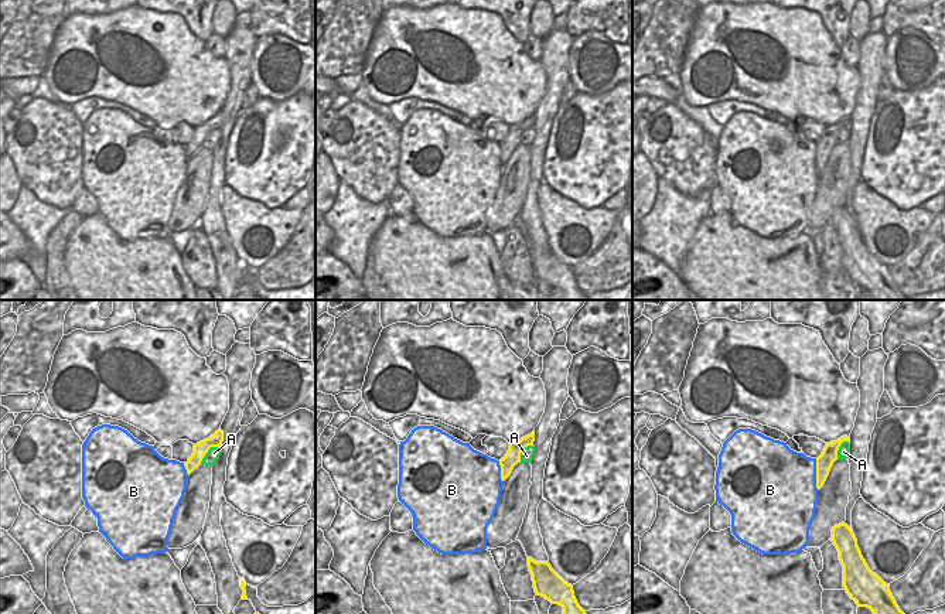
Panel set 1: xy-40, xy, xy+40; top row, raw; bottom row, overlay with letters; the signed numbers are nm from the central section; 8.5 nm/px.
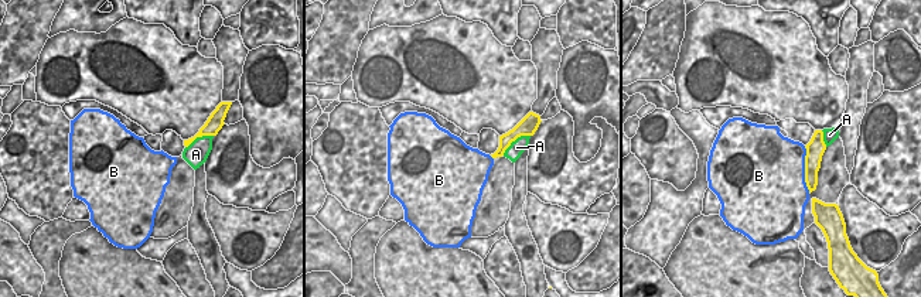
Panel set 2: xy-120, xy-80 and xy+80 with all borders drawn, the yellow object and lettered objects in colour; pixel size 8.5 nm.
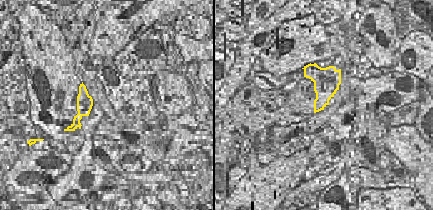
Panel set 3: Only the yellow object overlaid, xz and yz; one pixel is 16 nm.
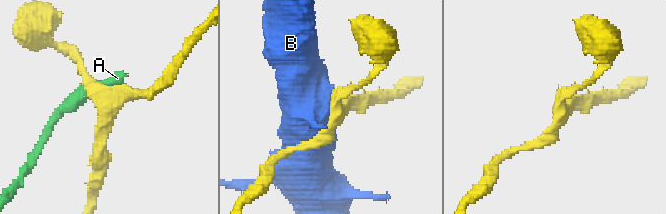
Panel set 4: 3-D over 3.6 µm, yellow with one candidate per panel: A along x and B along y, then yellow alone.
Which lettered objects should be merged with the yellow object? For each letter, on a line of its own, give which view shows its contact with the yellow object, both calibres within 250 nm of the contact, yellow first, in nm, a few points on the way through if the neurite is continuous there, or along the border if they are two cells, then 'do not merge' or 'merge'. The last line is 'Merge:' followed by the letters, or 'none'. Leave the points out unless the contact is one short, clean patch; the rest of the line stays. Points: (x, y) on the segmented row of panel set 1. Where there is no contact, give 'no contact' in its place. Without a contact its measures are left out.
A: meets yellow in xy-40; 120 nm thick on the yellow side, 110 nm on the other; do not merge
B: meets yellow in xy+40; 140 nm thick on the yellow side, 480 nm on the other; do not merge
Merge: none

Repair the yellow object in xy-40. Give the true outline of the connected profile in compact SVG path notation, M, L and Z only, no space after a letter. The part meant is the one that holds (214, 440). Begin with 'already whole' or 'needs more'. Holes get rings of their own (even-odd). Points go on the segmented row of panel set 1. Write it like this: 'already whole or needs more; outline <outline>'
already whole; outline M218 429L208 439L194 444L192 456L188 458L187 463L184 463L187 474L190 475L201 464L202 458L205 457L205 454L211 447L221 447L222 441L224 441L224 431Z

